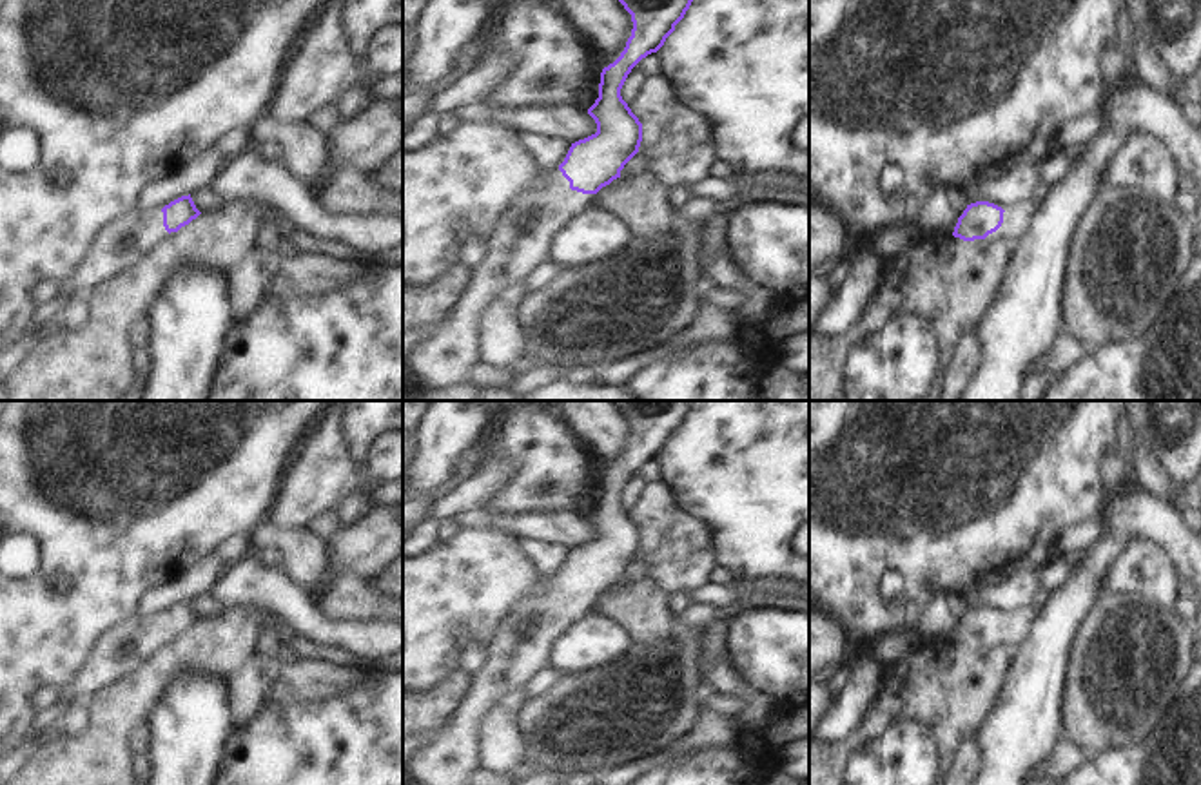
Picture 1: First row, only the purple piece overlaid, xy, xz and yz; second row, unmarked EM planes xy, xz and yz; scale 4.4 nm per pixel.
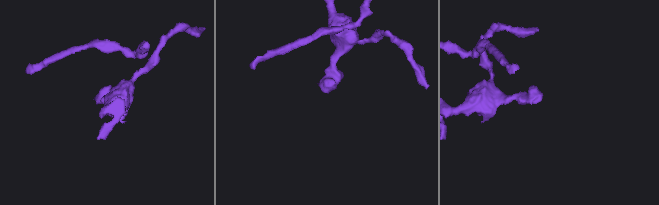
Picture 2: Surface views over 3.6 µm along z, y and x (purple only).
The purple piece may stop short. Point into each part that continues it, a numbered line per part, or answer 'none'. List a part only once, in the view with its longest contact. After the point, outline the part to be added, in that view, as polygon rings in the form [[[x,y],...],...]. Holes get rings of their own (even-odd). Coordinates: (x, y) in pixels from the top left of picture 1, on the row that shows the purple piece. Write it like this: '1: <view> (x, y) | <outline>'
1: xz (525, 242) | [[[561,170],[541,176],[539,183],[522,194],[508,212],[499,230],[488,243],[488,259],[475,268],[472,286],[457,305],[444,328],[425,344],[417,346],[405,361],[410,364],[425,390],[444,390],[468,383],[474,368],[483,363],[483,321],[486,310],[512,286],[530,281],[544,265],[553,263],[559,232],[597,201],[597,194],[570,189]]]

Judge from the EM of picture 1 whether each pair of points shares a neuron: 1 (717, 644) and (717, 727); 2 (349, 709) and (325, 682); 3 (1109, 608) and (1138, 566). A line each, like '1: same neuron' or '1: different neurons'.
1: same neuron
2: different neurons
3: different neurons

